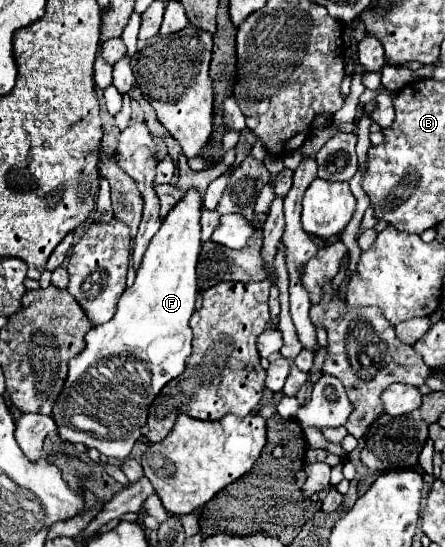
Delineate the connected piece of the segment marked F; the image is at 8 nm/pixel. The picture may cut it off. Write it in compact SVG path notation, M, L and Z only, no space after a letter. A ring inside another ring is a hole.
M191 189L185 199L173 207L173 211L163 219L161 229L151 239L143 261L137 269L135 283L125 289L117 301L113 319L103 325L91 327L85 335L83 351L69 361L69 373L65 385L57 397L51 417L59 429L59 437L71 445L85 445L87 449L97 449L105 457L127 459L133 445L141 439L147 413L159 391L185 369L185 359L191 353L191 327L189 319L195 311L197 295L197 259L201 253L201 195Z

